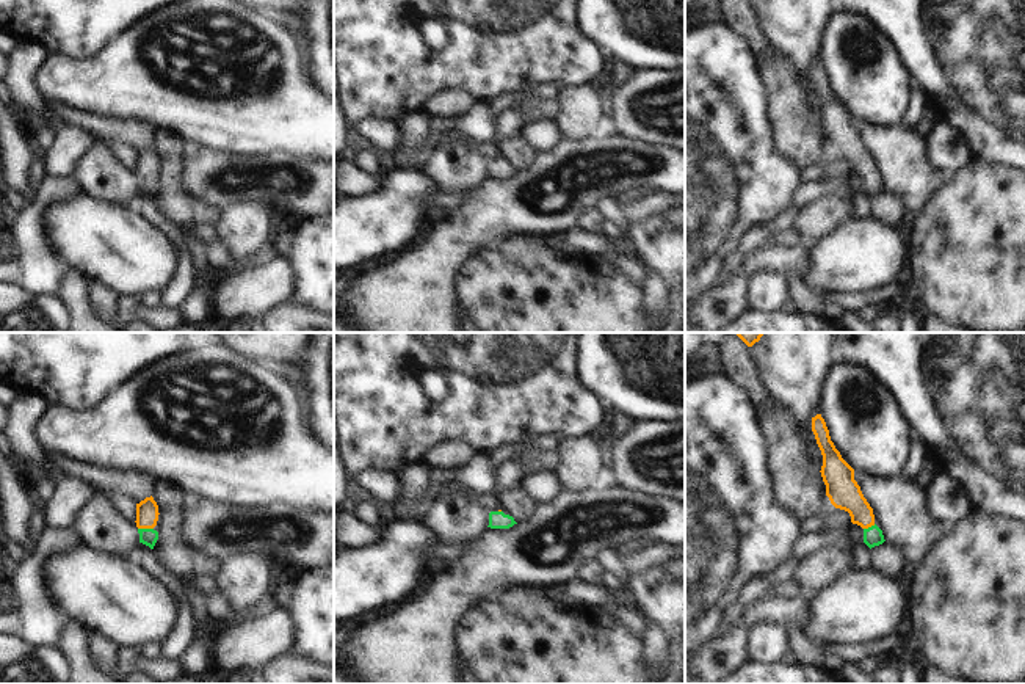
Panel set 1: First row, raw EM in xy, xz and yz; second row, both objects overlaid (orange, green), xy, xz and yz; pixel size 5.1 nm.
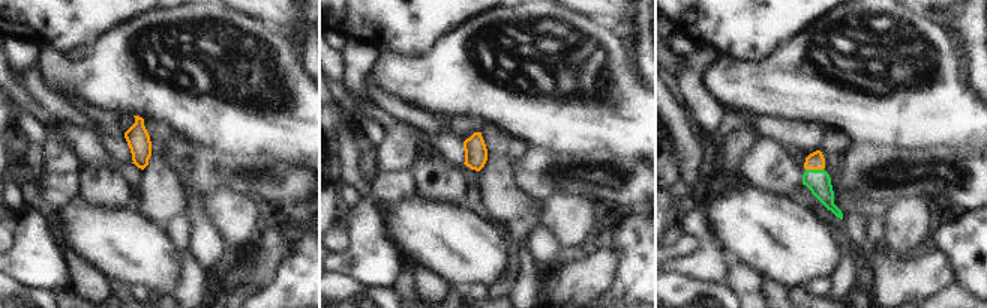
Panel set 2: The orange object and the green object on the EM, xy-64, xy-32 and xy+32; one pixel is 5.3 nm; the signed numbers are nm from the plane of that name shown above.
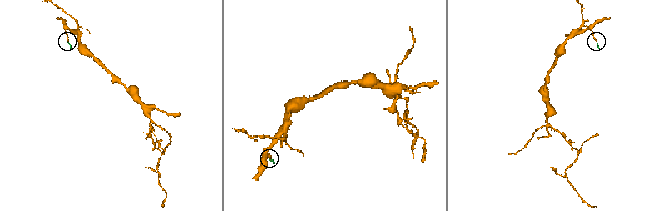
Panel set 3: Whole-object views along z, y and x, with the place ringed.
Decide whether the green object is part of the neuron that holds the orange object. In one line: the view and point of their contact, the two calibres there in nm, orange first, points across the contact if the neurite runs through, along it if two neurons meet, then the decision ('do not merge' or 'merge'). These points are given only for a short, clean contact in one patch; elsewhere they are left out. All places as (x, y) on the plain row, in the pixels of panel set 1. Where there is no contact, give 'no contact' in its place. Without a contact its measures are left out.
contact xy (146, 176); calibres 110 and 90 nm; way xy (148, 162), (146, 176), (148, 185); merge

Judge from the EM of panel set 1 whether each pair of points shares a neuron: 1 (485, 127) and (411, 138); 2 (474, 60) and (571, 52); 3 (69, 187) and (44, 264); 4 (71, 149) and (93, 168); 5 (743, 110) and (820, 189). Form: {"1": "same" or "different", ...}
{"1": "different", "2": "same", "3": "same", "4": "different", "5": "different"}

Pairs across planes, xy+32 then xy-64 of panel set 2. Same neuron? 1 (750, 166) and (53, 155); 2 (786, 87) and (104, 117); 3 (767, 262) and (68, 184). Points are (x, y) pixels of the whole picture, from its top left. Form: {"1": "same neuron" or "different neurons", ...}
{"1": "different neurons", "2": "different neurons", "3": "different neurons"}

